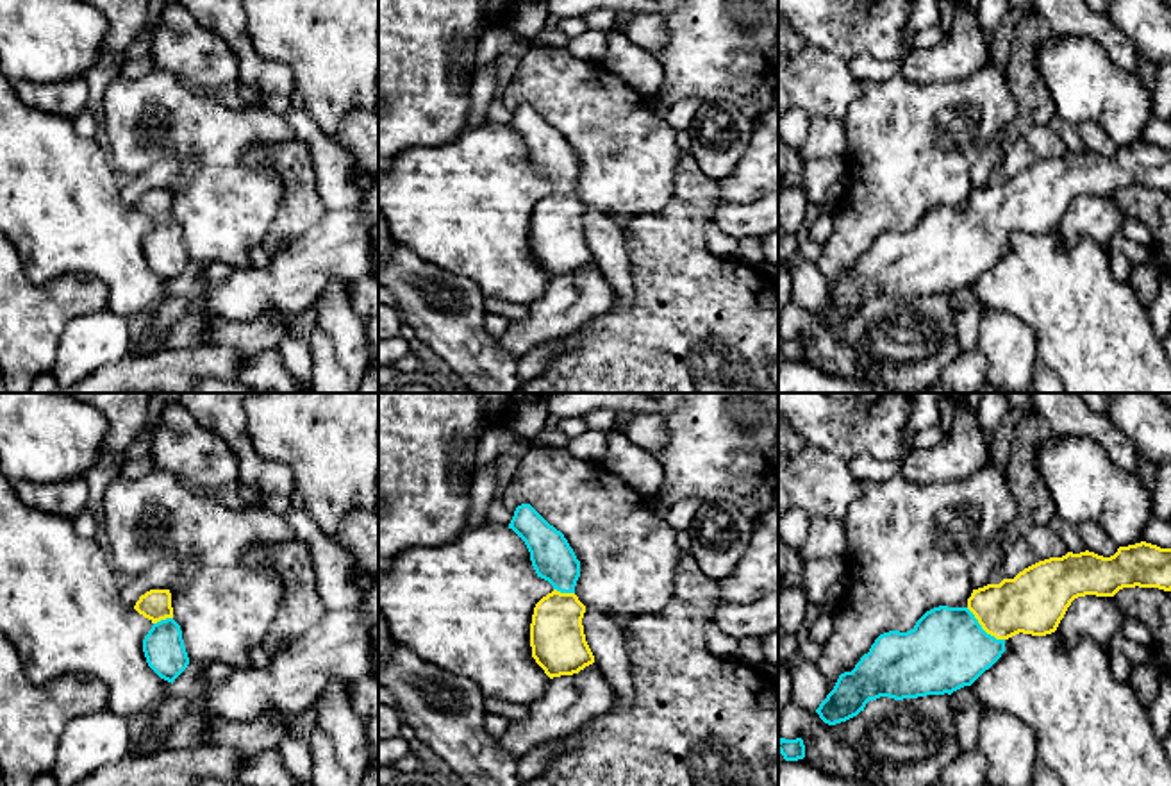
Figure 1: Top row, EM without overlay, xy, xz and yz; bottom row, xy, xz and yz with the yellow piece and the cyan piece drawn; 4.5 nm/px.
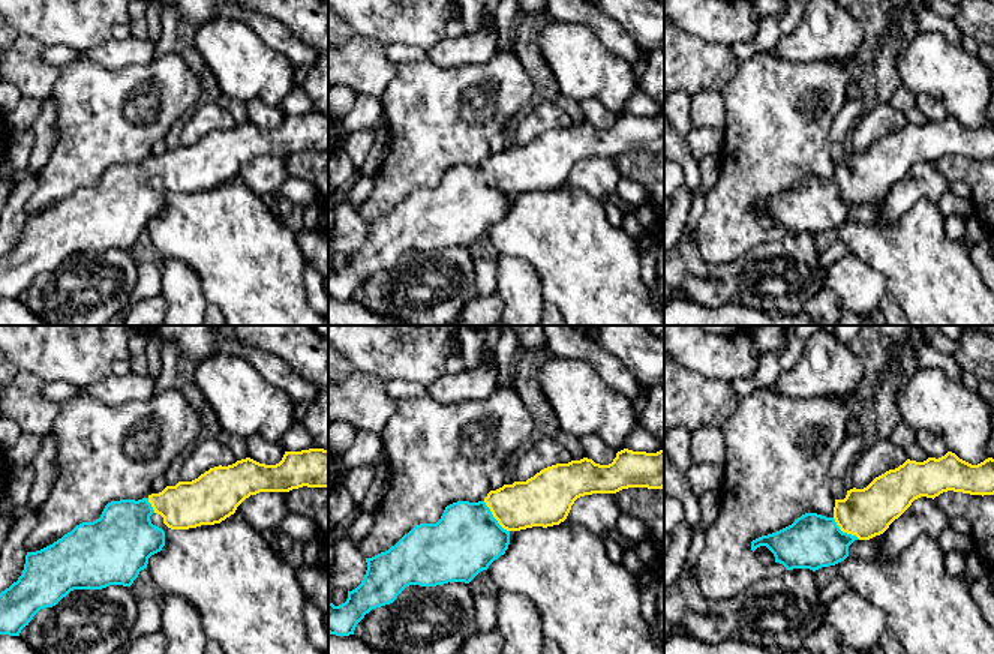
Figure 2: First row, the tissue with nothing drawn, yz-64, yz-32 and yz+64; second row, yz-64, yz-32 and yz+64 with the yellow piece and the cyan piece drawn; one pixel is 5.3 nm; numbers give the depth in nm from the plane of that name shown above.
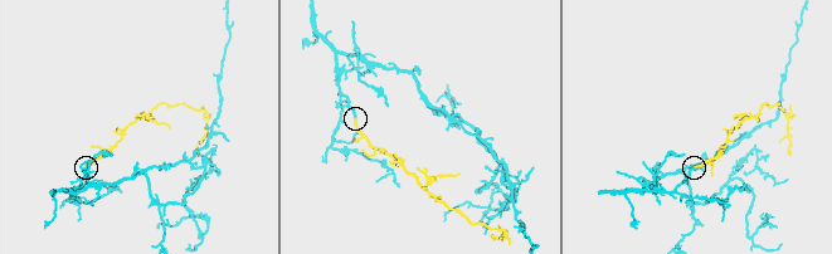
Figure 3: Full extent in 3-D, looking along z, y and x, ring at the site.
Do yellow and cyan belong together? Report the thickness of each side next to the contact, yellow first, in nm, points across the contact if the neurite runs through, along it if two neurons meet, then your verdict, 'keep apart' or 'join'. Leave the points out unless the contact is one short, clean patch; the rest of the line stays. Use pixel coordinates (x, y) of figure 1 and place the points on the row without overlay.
280 nm thick on the yellow side, 360 nm on the other; runs through yz (1032, 202), (1004, 209), (984, 229), (970, 240), (946, 249); join

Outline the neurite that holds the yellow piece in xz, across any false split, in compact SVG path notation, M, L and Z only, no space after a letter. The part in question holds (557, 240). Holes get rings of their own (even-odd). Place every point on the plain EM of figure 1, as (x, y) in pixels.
M530 104L516 107L509 129L525 141L537 177L553 186L534 207L532 257L550 279L578 273L594 263L582 225L586 205L575 195L580 161L564 134Z

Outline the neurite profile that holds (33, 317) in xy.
M0 234L0 380L5 391L27 393L41 373L52 372L64 327L107 304L109 288L93 275L64 273L46 284L30 282L16 248Z

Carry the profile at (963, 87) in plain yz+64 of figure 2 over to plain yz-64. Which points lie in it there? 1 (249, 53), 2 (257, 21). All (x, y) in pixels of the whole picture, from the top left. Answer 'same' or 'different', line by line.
1: same
2: different

